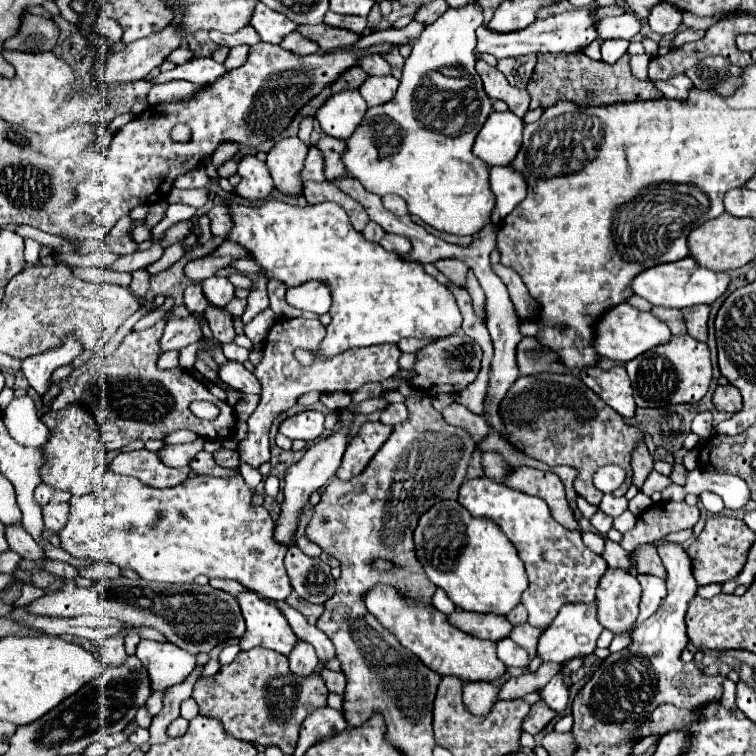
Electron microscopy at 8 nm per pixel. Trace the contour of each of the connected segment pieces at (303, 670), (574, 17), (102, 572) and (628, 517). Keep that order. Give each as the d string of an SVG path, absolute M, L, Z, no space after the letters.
M297 640L295 648L289 654L289 664L291 664L291 670L295 674L309 676L319 666L317 656L315 656L315 648L311 648L311 644L305 640Z
M591 6L591 8L583 8L583 10L571 10L571 12L563 12L563 14L557 14L557 16L549 16L549 18L545 18L545 20L535 20L535 24L529 24L527 28L523 28L523 30L515 30L515 32L491 32L487 26L479 26L477 28L477 48L475 48L475 52L477 54L481 54L481 52L489 52L489 54L493 54L495 58L505 58L505 56L521 56L521 54L529 54L529 52L535 52L535 54L539 54L539 52L577 52L581 46L585 46L585 44L589 44L591 40L595 40L597 38L597 34L595 34L595 20L591 18L591 10L593 10L595 6Z
M97 564L91 568L81 568L79 570L81 576L97 580L97 578L119 578L121 576L121 568L115 564Z
M625 510L621 516L615 518L613 526L615 526L617 530L631 530L631 528L635 526L635 522L637 522L637 518L633 516L633 512L631 512L631 510Z

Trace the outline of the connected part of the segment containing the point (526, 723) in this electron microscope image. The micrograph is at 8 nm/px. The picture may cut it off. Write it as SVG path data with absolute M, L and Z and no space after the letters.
M539 700L537 704L531 706L531 712L525 716L523 720L523 730L529 734L537 734L545 728L545 724L549 720L555 718L555 710L547 708L547 704L543 704L543 700Z

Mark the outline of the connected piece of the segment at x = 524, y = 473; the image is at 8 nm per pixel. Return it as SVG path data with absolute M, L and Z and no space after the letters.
M517 466L509 468L505 476L505 484L509 488L521 490L531 496L539 496L547 502L551 516L565 528L579 528L577 520L573 518L573 510L569 508L569 502L565 500L565 490L563 482L559 480L557 474L549 470L539 470L539 468L527 468L527 466Z

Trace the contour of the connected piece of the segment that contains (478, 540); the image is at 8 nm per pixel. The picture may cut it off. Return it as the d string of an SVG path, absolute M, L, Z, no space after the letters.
M445 500L431 506L413 532L415 552L427 578L443 588L455 606L471 612L509 614L527 588L523 560L505 532L489 518L475 518L457 500Z

